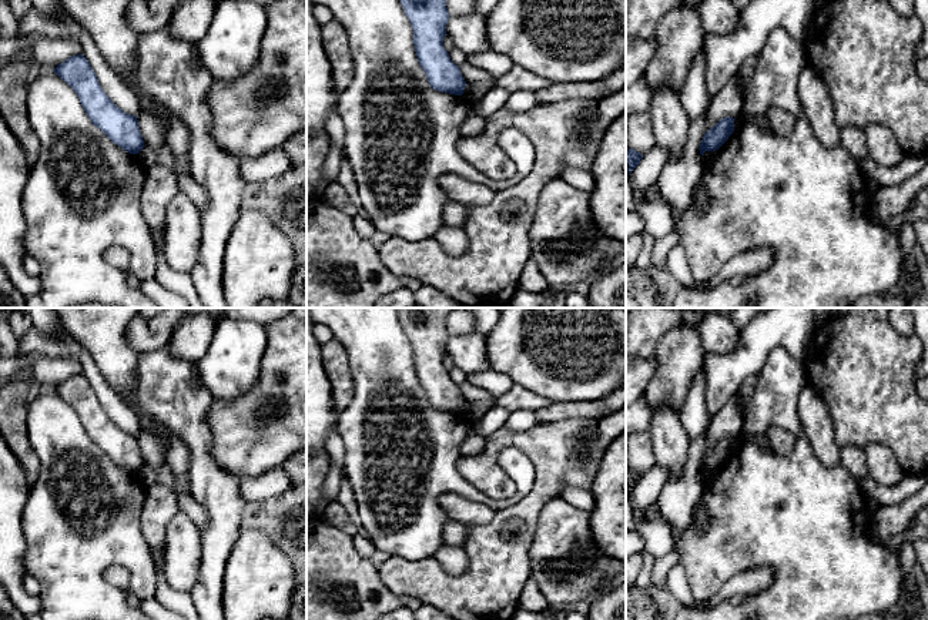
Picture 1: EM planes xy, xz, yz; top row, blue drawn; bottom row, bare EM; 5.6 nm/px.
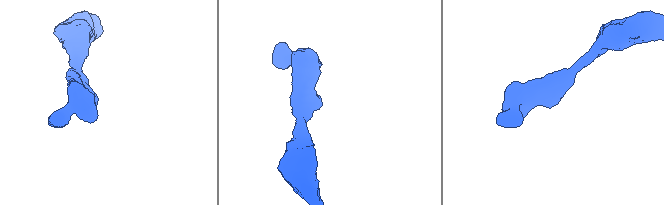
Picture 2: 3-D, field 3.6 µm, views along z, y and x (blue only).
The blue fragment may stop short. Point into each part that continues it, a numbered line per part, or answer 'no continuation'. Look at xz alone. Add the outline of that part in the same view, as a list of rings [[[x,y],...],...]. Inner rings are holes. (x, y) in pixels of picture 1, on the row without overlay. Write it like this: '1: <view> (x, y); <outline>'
no continuation

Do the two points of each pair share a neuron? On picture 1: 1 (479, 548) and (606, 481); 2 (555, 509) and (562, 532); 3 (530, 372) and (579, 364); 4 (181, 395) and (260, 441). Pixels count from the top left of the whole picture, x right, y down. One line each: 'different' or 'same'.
1: different
2: same
3: same
4: different

